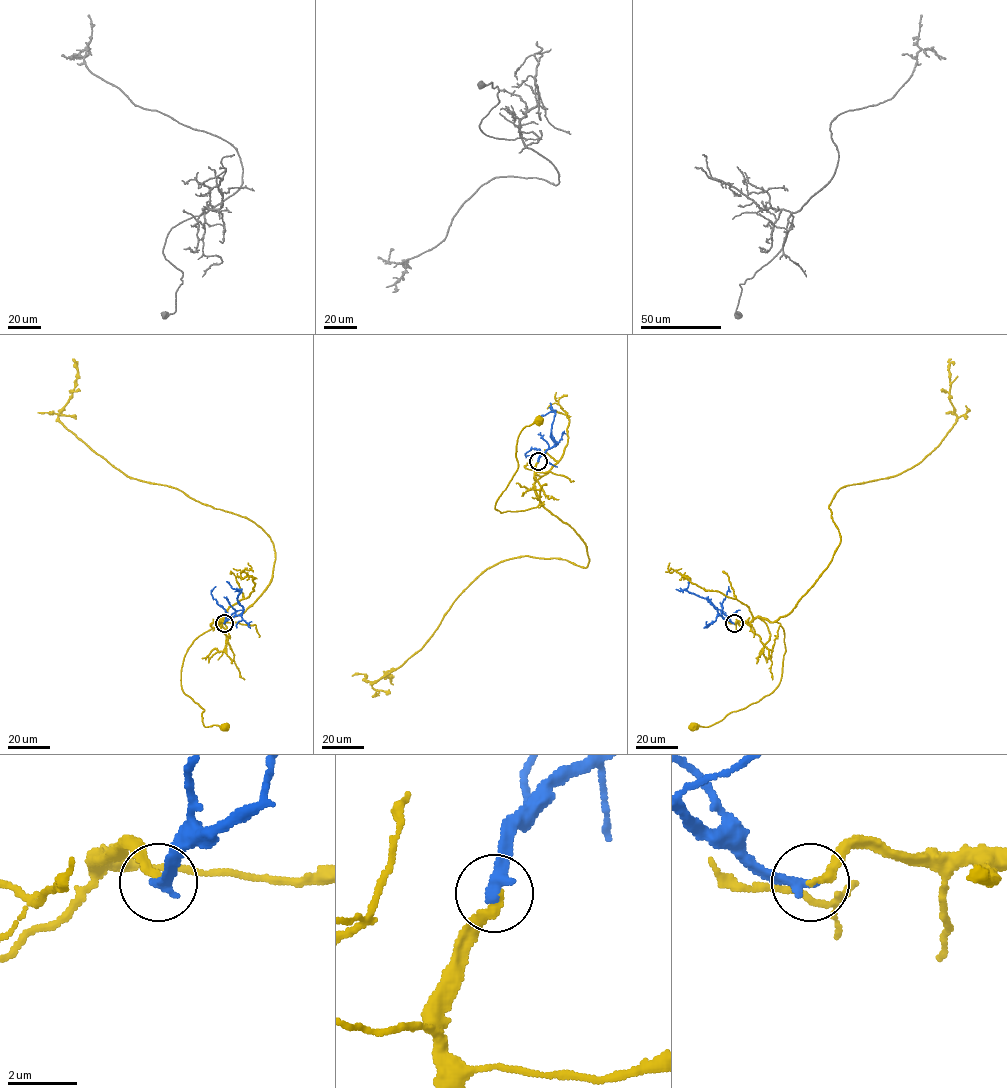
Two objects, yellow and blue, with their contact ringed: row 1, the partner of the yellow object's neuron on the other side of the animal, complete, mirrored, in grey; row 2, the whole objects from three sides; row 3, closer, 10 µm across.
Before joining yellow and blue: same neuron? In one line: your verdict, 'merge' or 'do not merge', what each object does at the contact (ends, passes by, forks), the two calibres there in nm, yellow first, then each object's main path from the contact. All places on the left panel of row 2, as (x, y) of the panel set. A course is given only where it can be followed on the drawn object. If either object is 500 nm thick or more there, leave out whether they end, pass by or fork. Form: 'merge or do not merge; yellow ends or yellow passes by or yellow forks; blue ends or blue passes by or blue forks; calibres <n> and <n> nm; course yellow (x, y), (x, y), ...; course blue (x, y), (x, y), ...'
merge; yellow ends; blue ends; calibres 240 and 340 nm; course yellow (223, 623), (220, 617), (225, 622), (194, 641), (181, 682), (204, 710), (205, 727), (225, 726); course blue (223, 623), (243, 610), (237, 600), (241, 591), (226, 581)

